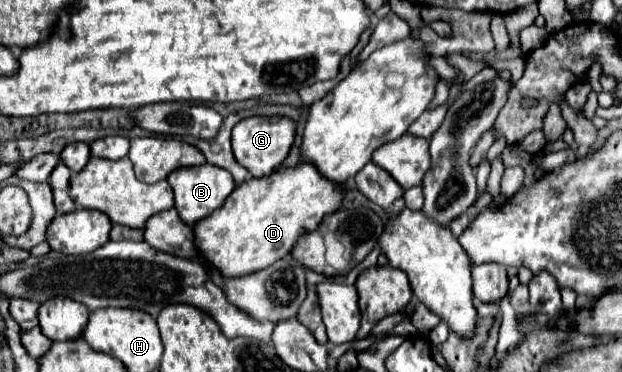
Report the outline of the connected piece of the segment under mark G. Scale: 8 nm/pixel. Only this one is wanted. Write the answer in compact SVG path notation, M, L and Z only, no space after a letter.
M286 115L272 117L248 117L236 123L232 129L232 151L236 161L246 167L254 177L272 173L288 155L292 143L296 139L296 121Z

